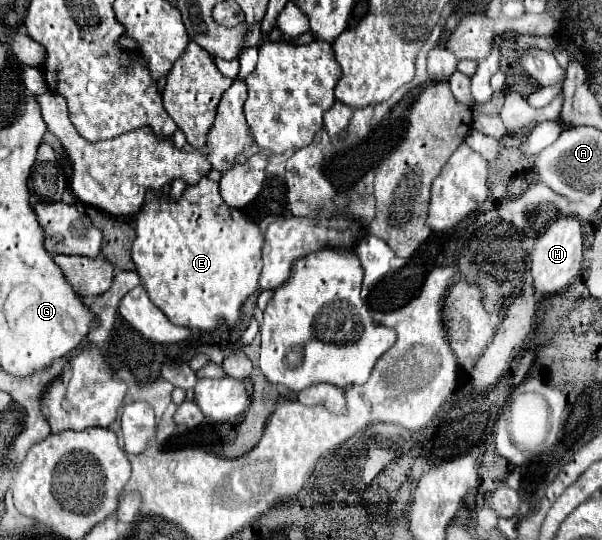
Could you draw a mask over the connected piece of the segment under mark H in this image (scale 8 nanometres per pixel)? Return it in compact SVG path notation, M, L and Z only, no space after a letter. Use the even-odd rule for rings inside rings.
M560 216L556 218L538 238L534 250L530 254L530 268L534 278L534 288L538 294L554 294L570 286L570 282L578 276L582 264L582 248L584 234L582 224L576 216Z

